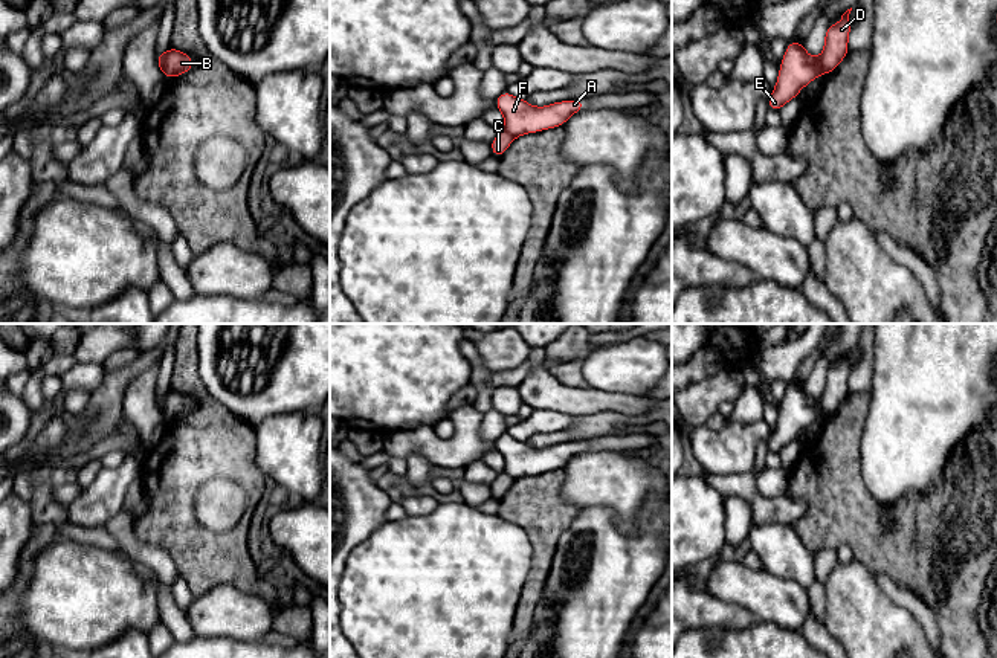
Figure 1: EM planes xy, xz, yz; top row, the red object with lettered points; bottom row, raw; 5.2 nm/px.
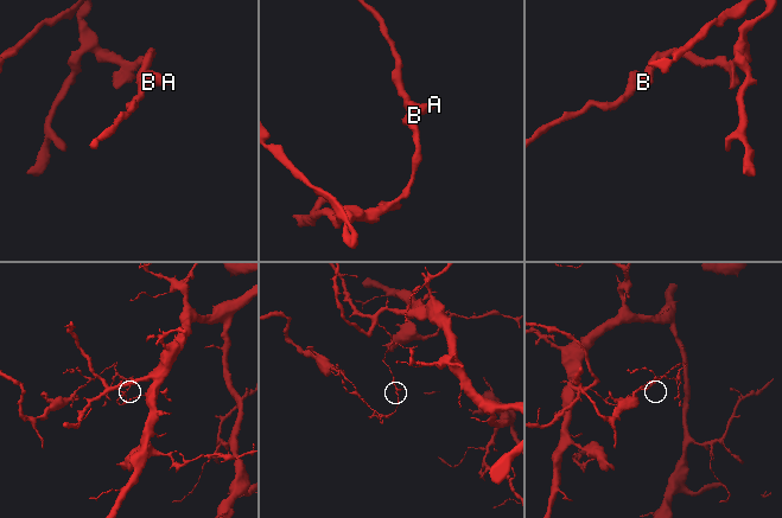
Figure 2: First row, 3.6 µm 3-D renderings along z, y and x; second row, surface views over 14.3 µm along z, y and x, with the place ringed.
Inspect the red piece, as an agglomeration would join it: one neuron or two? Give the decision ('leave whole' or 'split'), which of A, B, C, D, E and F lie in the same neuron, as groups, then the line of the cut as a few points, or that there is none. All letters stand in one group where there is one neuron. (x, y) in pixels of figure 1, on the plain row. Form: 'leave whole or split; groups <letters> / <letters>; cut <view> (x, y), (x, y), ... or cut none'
split; groups A B E F / C D; cut xy (168, 393), (162, 412)

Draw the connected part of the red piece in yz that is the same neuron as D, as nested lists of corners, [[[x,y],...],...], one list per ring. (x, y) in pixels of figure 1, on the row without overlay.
[[[852,350],[841,357],[838,365],[828,368],[824,374],[824,389],[820,402],[826,417],[834,414],[849,395],[847,380],[852,371],[849,363],[850,353]]]

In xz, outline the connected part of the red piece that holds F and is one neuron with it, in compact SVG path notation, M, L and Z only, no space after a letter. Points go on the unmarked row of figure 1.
M505 432L495 441L495 449L504 458L504 473L519 479L528 475L563 469L571 456L585 452L585 443L571 441L545 449L533 449L527 441L519 441Z

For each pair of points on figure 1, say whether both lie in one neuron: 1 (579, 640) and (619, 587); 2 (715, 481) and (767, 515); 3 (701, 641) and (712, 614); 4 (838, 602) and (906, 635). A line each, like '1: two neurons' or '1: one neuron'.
1: one neuron
2: one neuron
3: two neurons
4: one neuron

